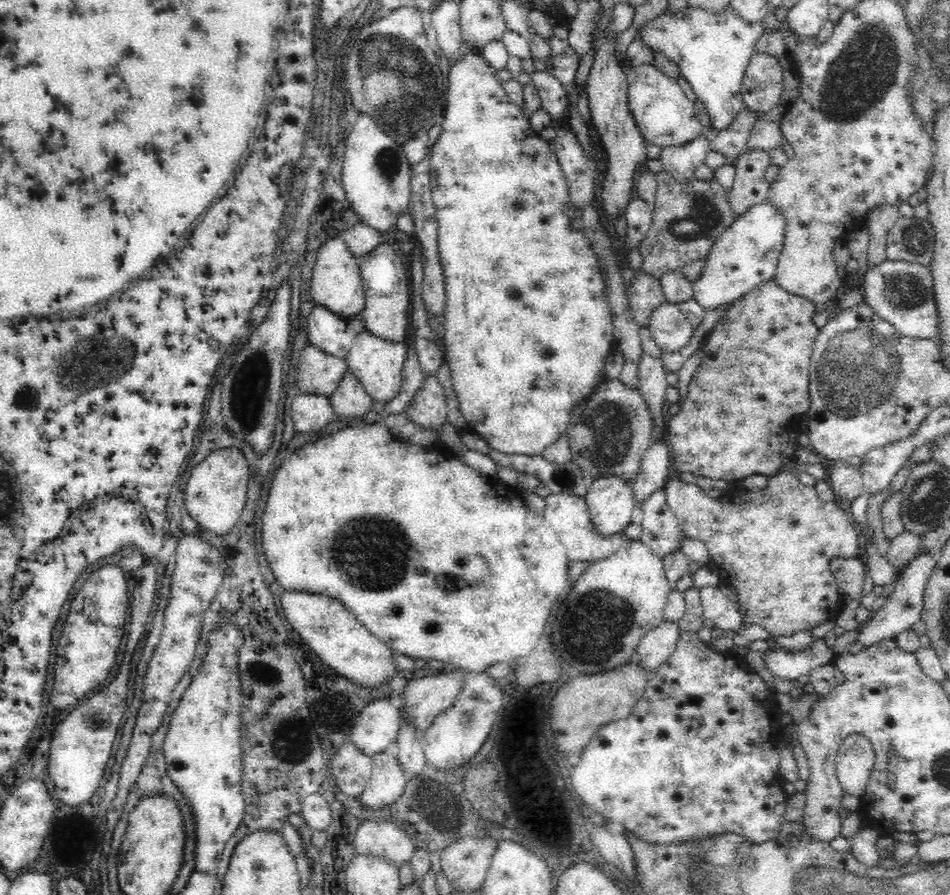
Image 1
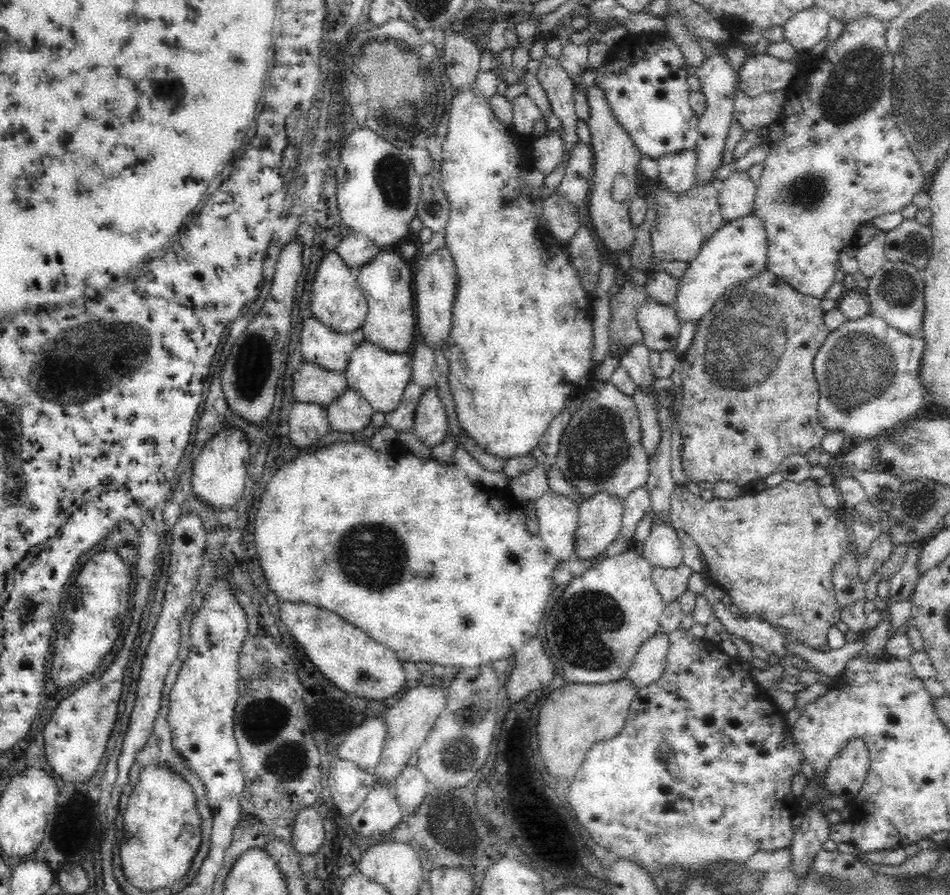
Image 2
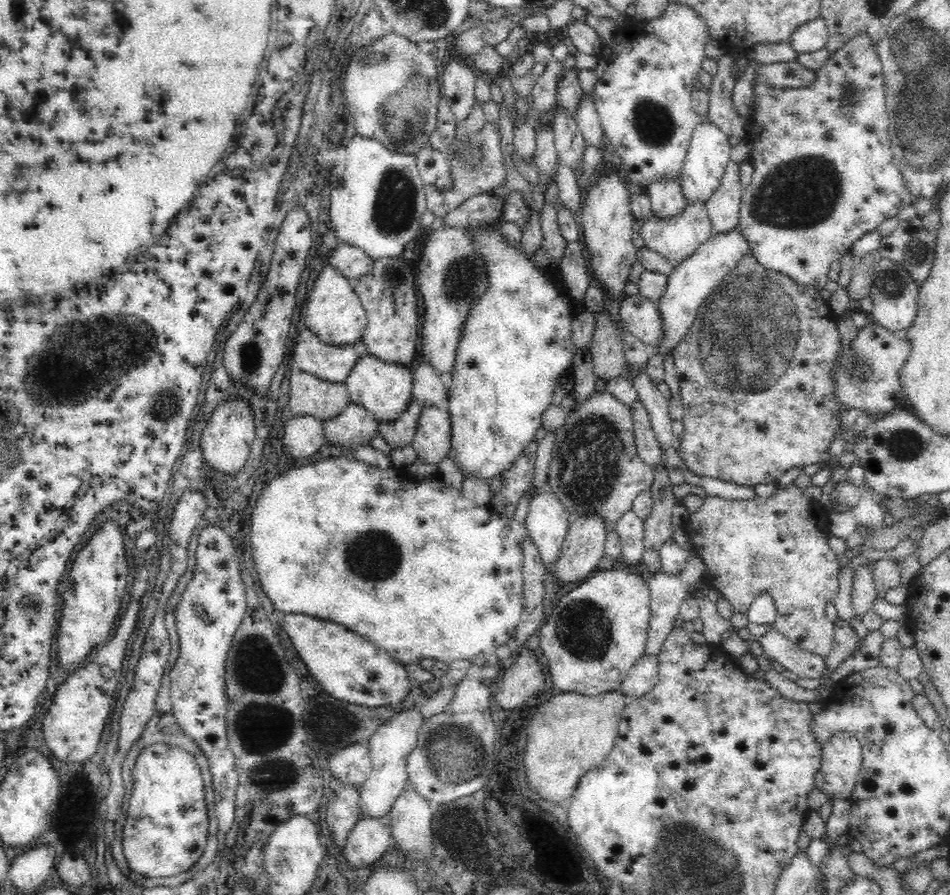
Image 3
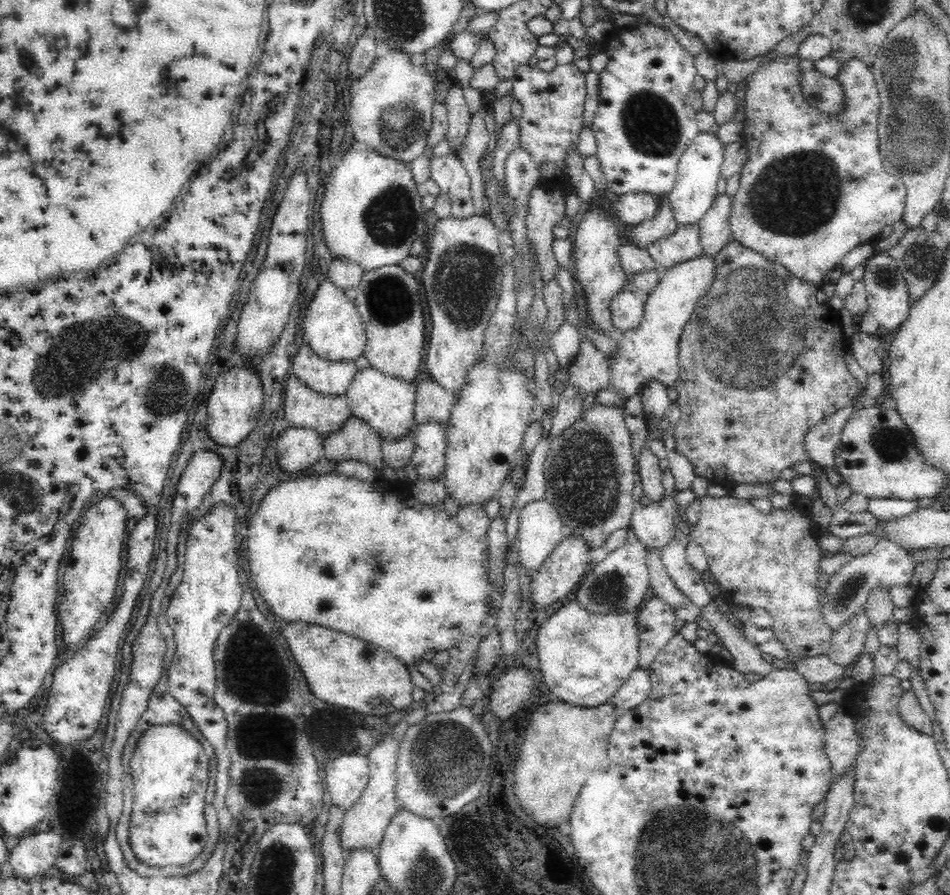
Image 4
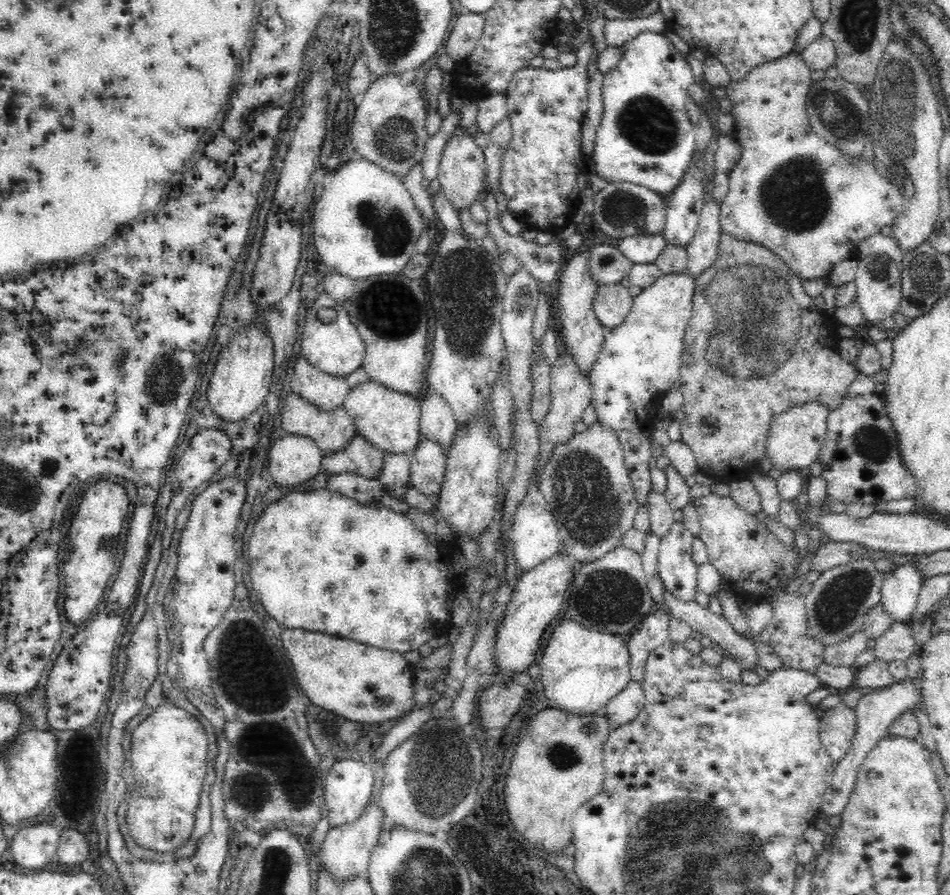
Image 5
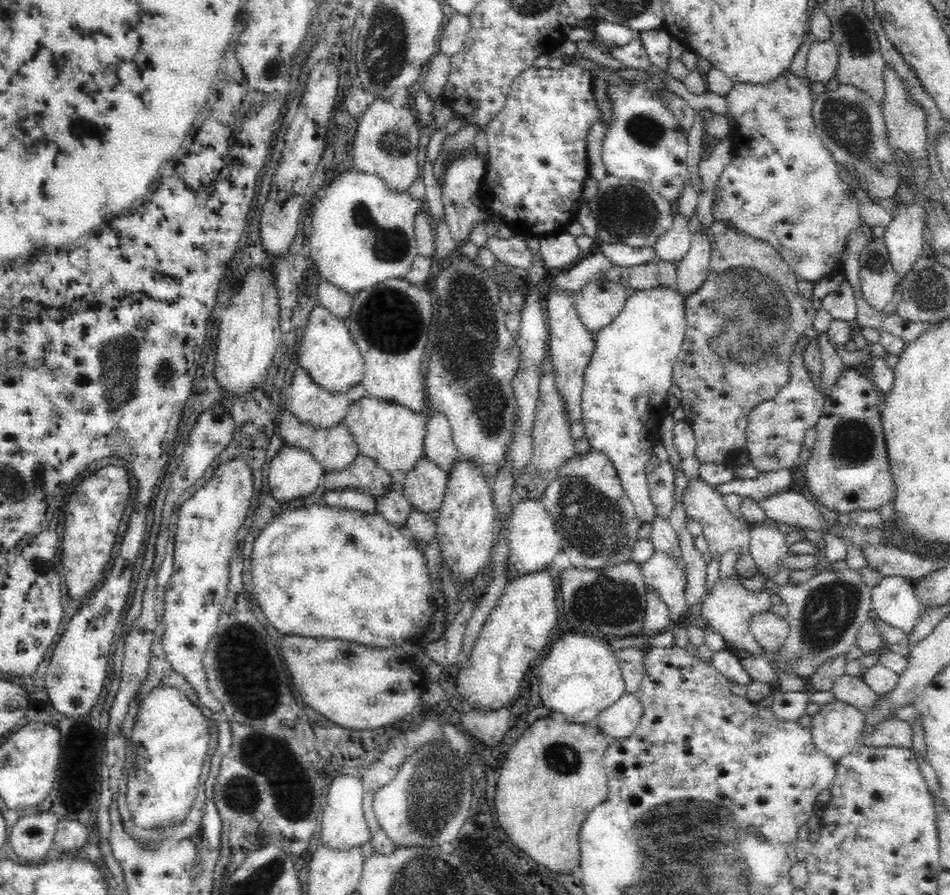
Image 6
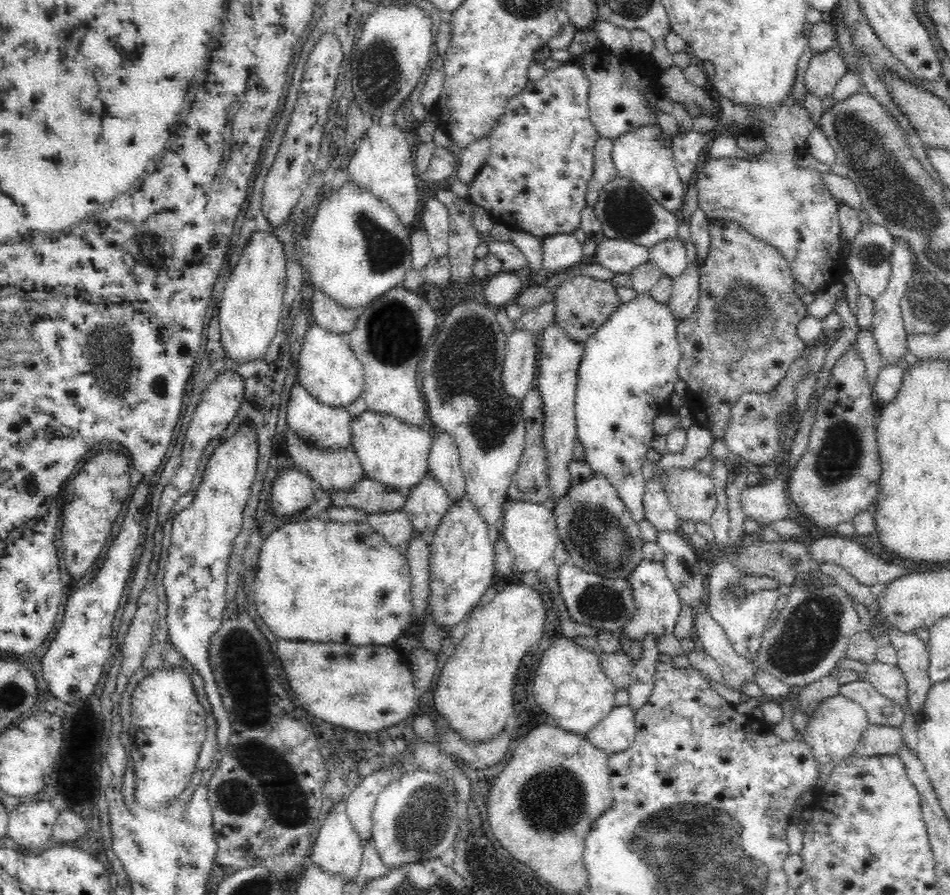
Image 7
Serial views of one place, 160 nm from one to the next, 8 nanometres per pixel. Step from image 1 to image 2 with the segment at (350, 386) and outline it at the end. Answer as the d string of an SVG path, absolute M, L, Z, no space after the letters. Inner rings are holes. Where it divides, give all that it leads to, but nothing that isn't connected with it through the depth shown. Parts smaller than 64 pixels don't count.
M347 388L326 406L329 426L338 432L358 432L371 423L373 407L358 391Z

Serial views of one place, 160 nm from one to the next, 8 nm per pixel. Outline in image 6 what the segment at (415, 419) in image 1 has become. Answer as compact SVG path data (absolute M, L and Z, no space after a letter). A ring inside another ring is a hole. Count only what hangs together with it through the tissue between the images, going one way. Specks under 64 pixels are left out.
M424 454L403 477L407 501L420 512L435 514L443 502L448 473L443 472Z

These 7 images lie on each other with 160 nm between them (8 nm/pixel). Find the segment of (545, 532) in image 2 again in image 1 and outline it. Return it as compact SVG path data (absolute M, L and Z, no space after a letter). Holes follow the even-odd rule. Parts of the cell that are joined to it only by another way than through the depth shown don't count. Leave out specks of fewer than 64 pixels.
M550 493L545 498L545 505L544 518L553 528L553 532L558 535L560 542L566 547L566 554L570 562L584 561L591 564L612 556L624 544L626 538L623 533L604 536L596 530L589 515L586 499L583 496L569 493Z

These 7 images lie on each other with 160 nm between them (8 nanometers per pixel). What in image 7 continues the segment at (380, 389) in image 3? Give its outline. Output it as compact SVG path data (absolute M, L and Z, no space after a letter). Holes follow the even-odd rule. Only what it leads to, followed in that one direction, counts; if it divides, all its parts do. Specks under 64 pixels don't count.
M367 408L351 417L349 425L351 446L362 462L365 474L370 478L406 495L429 472L428 456L433 437L421 426L404 422L393 414L378 414Z

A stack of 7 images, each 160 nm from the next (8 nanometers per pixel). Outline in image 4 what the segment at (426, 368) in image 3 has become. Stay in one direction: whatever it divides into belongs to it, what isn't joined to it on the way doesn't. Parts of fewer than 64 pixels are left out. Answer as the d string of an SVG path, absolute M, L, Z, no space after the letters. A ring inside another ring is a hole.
M427 372L427 376L416 384L414 418L419 424L439 422L447 427L455 399L452 392L444 389Z

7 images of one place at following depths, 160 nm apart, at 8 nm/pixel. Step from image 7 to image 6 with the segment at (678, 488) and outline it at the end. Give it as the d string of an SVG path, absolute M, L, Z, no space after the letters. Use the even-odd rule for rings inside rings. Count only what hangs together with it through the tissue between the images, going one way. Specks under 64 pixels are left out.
M690 479L683 494L683 505L687 516L697 520L702 527L702 536L706 539L712 558L720 559L726 552L733 551L737 558L749 552L750 533L752 525L744 518L734 516L725 505L723 494L720 494L711 484L704 480Z

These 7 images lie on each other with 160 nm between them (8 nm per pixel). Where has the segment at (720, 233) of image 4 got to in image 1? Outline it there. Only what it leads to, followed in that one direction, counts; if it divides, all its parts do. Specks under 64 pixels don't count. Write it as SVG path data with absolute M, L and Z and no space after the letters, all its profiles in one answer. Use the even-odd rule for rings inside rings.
M752 148L732 164L735 167L735 181L727 197L734 212L741 215L769 197L771 182L765 177L766 170L772 165L769 151Z

